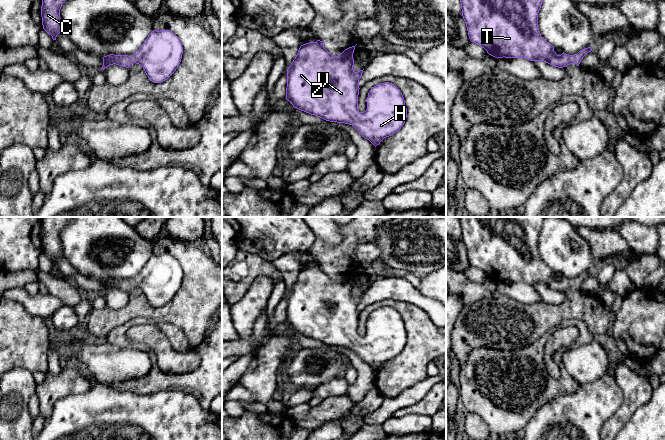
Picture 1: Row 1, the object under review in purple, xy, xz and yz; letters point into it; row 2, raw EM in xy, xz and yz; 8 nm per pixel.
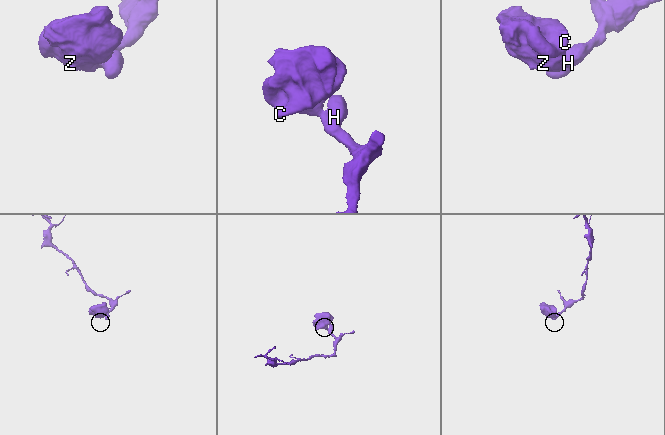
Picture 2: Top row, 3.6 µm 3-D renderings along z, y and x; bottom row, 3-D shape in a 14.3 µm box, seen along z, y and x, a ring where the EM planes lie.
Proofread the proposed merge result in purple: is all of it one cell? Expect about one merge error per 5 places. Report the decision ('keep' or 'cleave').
keep

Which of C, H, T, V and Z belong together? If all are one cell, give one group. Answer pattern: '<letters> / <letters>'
C H T V Z

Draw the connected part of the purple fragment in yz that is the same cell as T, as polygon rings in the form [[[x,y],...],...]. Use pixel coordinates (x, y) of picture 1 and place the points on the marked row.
[[[460,0],[462,16],[466,22],[468,36],[495,58],[525,58],[530,61],[544,61],[563,68],[570,64],[579,66],[583,57],[593,51],[591,47],[569,55],[557,55],[554,47],[540,34],[538,13],[543,0]]]

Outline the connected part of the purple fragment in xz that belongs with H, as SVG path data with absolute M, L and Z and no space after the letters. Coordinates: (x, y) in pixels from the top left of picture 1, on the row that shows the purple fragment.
M323 41L309 42L300 46L298 53L287 69L286 99L301 111L320 117L326 121L345 123L352 125L365 139L375 147L386 138L396 133L404 125L407 118L405 100L398 89L392 83L380 83L371 88L366 99L367 109L364 112L358 110L359 79L363 70L353 70L353 53L355 46L345 49L340 55L334 56L324 48Z

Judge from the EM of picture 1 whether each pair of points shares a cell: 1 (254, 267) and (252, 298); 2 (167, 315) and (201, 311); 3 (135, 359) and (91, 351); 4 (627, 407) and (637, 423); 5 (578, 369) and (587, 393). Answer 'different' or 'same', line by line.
1: different
2: same
3: same
4: different
5: different

